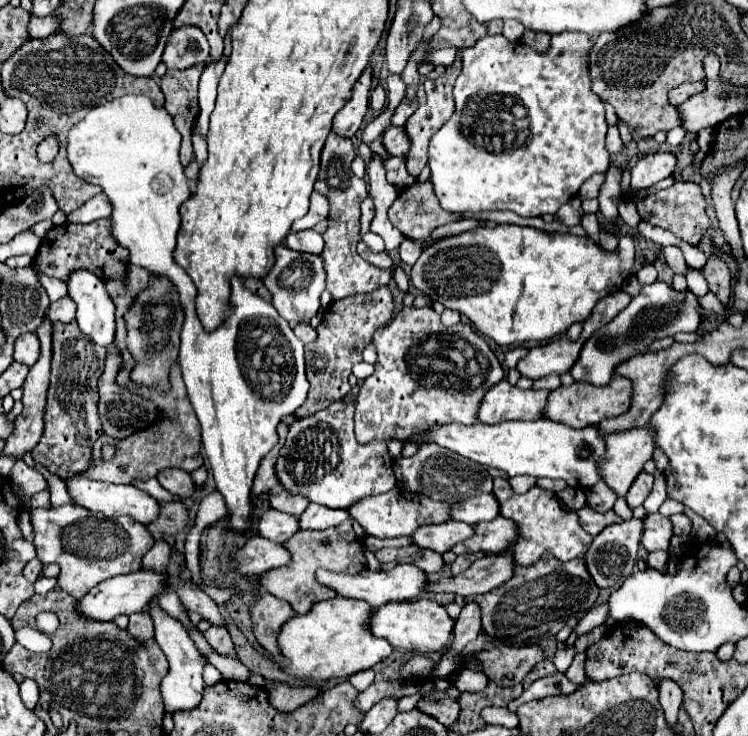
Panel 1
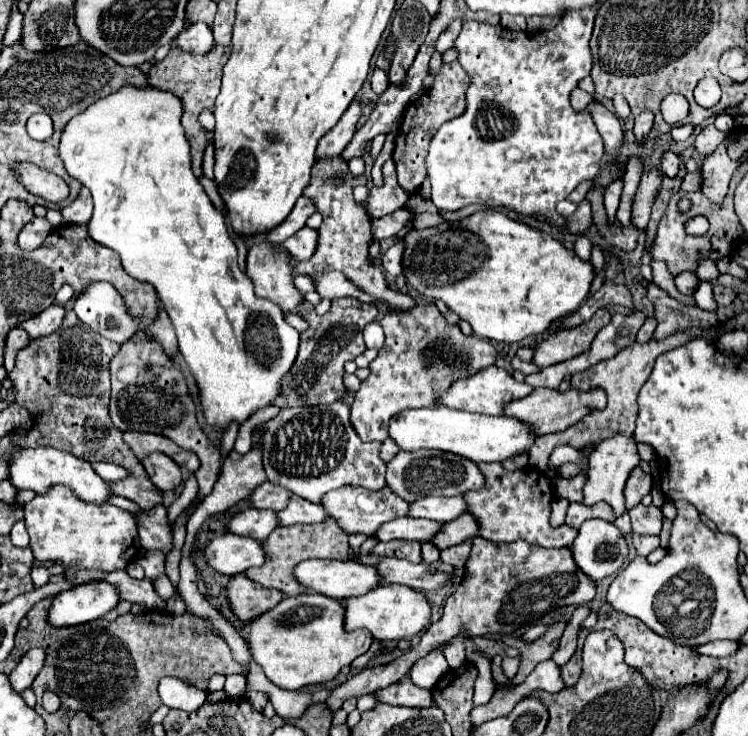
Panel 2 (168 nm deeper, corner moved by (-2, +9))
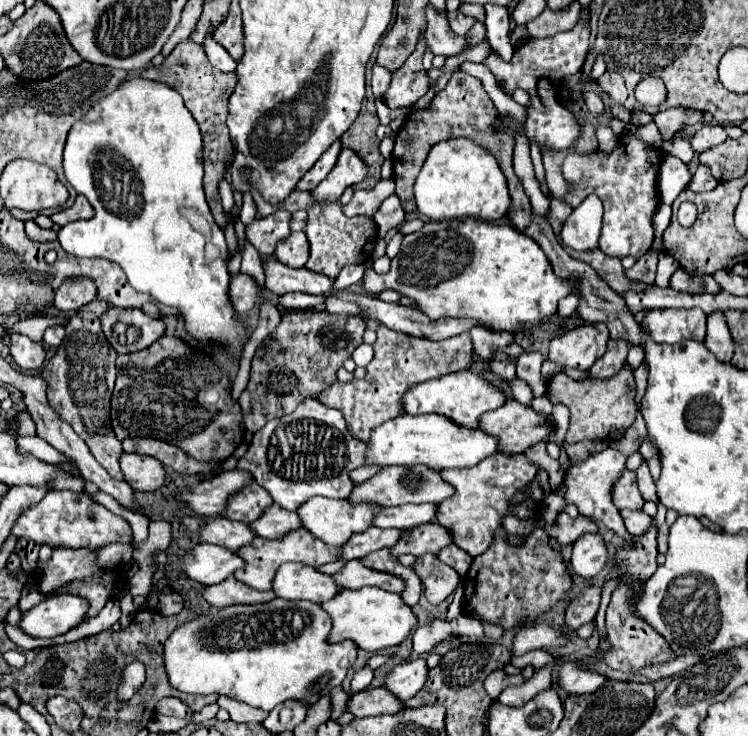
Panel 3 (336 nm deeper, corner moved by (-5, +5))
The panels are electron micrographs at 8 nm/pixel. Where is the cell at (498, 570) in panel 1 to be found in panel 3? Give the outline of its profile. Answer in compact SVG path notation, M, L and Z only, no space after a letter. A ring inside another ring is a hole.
M350 560L338 574L334 574L334 578L342 588L354 588L354 590L364 586L378 586L390 592L404 592L406 588L406 580L402 580L400 576L368 568L364 566L362 560Z

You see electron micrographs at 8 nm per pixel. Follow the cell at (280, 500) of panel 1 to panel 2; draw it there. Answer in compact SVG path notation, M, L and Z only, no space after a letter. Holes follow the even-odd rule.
M263 482L251 492L249 502L257 510L281 510L289 502L289 492L271 482Z

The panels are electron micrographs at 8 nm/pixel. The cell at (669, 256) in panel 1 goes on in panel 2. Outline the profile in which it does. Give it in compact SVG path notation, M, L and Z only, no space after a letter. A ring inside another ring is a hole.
M703 260L697 266L697 278L699 280L715 280L717 276L719 276L719 270L717 270L717 264L713 260Z

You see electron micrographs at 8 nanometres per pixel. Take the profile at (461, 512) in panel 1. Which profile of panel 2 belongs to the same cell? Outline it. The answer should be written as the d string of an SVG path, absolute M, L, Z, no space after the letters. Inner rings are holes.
M427 496L427 498L411 502L407 516L437 520L437 522L449 522L449 520L455 520L465 510L467 510L467 504L461 496L455 496L455 498Z

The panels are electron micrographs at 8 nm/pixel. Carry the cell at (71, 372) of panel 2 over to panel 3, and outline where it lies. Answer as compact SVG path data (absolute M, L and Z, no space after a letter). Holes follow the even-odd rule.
M80 308L78 314L72 314L70 326L66 326L66 336L58 346L56 354L44 364L42 376L48 382L48 404L58 412L58 416L68 422L74 432L88 444L92 456L116 478L124 480L120 470L122 442L116 438L110 424L110 396L116 380L116 350L108 344L100 328L100 316ZM72 328L72 334L68 332Z

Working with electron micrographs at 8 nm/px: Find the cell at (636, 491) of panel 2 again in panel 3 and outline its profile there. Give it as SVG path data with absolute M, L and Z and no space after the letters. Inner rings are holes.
M626 470L624 476L620 476L620 480L616 482L616 488L612 490L612 498L616 500L616 506L620 510L628 508L628 510L642 510L644 506L644 498L638 490L638 484L636 484L636 472L630 472Z

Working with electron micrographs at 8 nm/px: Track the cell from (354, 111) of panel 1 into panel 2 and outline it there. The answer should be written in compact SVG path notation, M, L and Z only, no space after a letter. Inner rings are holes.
M355 100L347 108L343 118L337 122L337 126L329 134L325 134L321 138L321 142L317 146L317 156L315 158L321 160L321 158L335 158L335 156L339 156L343 152L345 144L349 144L349 140L353 138L355 124L357 124L359 116L361 116L361 106L359 106L359 100Z

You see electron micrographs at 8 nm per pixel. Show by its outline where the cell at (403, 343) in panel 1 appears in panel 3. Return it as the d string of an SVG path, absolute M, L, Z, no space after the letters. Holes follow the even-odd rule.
M378 324L378 340L374 342L374 360L368 364L368 374L364 380L352 380L350 384L336 382L328 392L322 392L318 400L326 406L340 408L346 416L348 430L362 442L370 442L370 432L402 414L402 398L406 390L420 382L428 382L452 372L468 370L474 362L474 348L470 334L464 332L460 336L448 338L444 344L434 344L424 338L408 336L404 332L396 332Z

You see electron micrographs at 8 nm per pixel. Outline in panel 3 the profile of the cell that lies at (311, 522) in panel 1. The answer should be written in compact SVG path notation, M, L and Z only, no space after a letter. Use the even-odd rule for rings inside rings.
M278 504L268 508L260 520L254 520L250 528L262 536L262 538L284 538L288 532L298 530L302 526L302 520L296 512L290 512Z

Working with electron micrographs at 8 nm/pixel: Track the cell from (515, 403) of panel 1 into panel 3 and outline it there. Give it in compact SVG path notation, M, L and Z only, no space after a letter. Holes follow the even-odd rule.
M464 370L464 372L454 372L450 376L442 376L440 380L428 380L424 384L418 384L412 388L412 392L406 392L404 396L404 412L406 414L444 414L452 418L454 422L462 426L478 426L480 416L488 410L496 410L506 402L504 392L494 386L490 380Z

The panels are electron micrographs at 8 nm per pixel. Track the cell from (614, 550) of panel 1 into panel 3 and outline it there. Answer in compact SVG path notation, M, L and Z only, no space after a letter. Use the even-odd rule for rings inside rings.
M582 534L572 548L572 572L582 578L596 578L608 564L608 548L602 534Z

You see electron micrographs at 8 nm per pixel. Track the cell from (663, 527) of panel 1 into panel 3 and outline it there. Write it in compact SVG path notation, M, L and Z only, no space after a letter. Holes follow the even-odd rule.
M622 510L622 516L624 516L624 524L628 528L628 532L632 532L634 536L642 536L650 530L650 526L654 524L654 518L648 516L646 512L638 510L638 512L632 512L632 510Z

